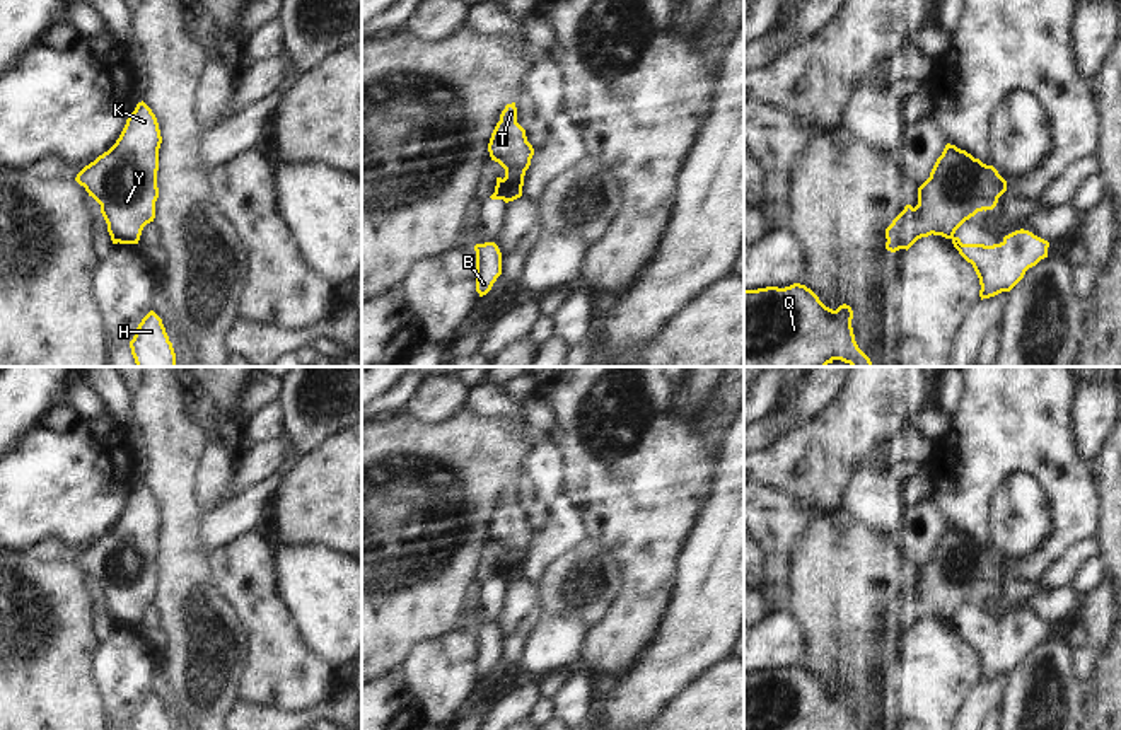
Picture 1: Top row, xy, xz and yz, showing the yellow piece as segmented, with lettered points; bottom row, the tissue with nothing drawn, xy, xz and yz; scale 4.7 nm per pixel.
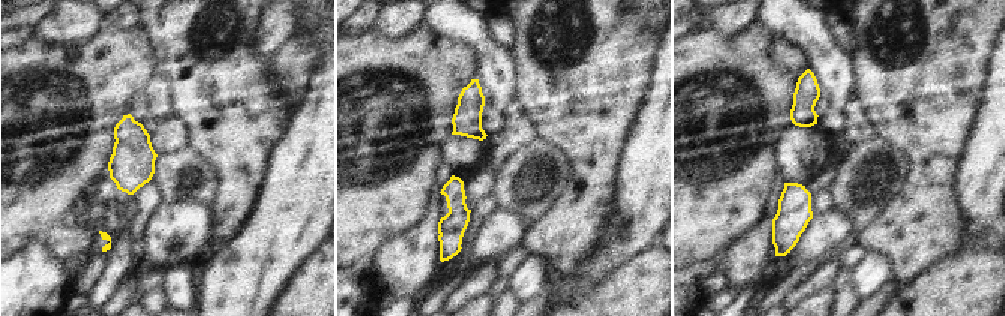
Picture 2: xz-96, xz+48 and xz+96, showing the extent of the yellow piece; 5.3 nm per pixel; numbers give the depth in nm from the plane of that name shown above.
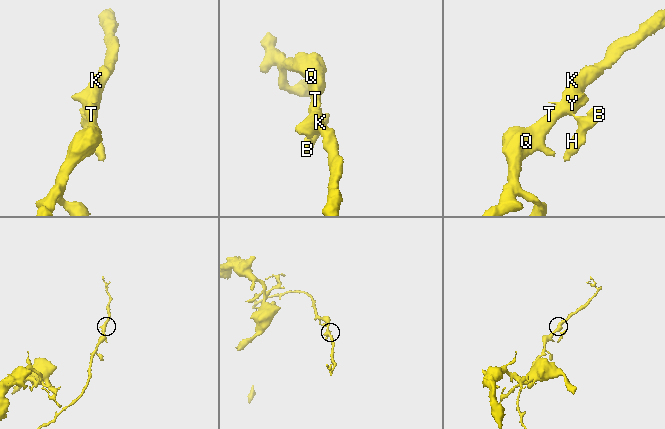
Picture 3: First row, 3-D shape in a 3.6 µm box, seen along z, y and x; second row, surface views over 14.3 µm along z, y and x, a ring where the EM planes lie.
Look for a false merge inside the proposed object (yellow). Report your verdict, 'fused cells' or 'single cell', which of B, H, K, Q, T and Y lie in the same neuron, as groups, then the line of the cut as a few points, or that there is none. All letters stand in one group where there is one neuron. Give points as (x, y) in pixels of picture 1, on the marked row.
fused cells; groups B H / K Q T Y; cut xz (495, 191), (504, 198)

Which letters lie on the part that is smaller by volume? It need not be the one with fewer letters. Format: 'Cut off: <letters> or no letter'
Cut off: B, H

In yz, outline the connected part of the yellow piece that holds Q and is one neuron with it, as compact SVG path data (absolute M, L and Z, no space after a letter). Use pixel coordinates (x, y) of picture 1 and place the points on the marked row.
M800 283L744 290L744 367L826 367L834 360L872 367L855 341L851 319L850 305L833 310Z

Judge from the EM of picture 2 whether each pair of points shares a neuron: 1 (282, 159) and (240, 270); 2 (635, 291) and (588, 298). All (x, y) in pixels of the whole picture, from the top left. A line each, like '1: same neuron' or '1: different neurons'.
1: same neuron
2: same neuron

